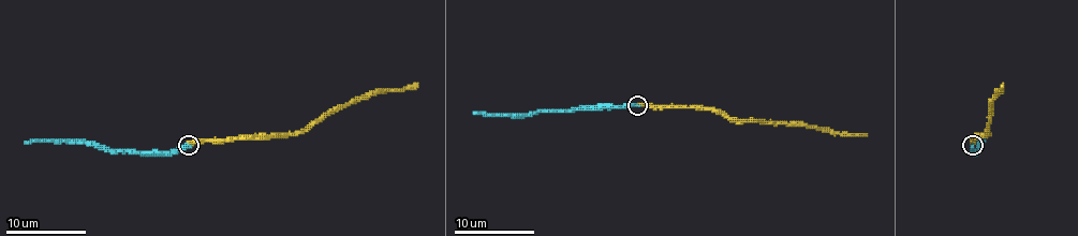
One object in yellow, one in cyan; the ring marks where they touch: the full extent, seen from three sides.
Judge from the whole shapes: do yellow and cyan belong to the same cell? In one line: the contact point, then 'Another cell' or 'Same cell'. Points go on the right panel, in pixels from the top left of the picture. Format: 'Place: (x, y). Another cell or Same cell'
Place: (972, 145). Same cell

